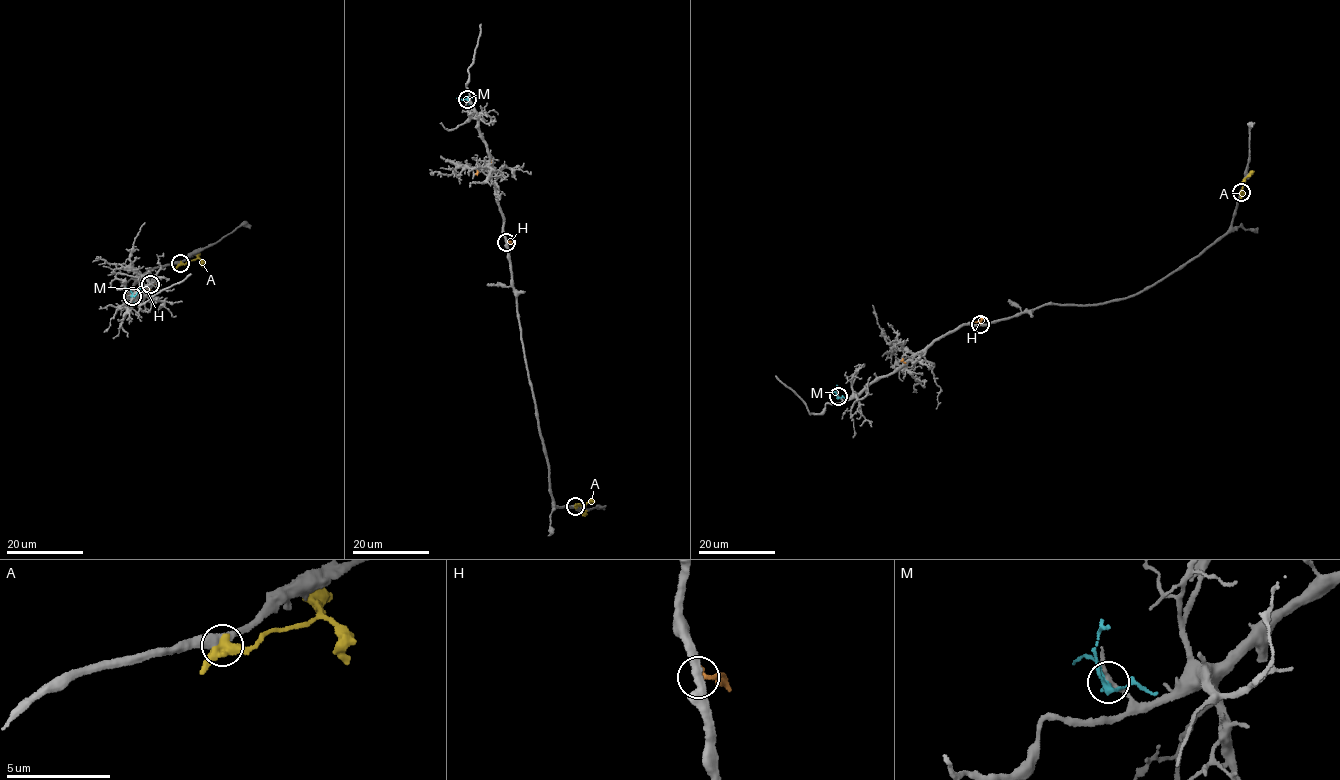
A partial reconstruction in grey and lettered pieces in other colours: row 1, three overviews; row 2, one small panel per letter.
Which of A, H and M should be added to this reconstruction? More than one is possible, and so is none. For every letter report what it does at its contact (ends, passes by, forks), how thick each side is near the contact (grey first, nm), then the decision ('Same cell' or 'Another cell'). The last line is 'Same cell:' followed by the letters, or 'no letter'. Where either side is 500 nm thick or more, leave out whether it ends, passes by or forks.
A: Thickness 440 nm (grey) against 500 nm. Another cell
H: It passes by. Thickness 400 nm (grey) against 110 nm. Same cell
M: It forks there. Thickness 200 nm (grey) against 220 nm. Another cell
Same cell: H

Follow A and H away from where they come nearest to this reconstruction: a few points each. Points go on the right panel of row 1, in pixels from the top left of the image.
A: (1241, 193), (1245, 177), (1254, 171)
H: (980, 324), (974, 322), (907, 366), (909, 372)

